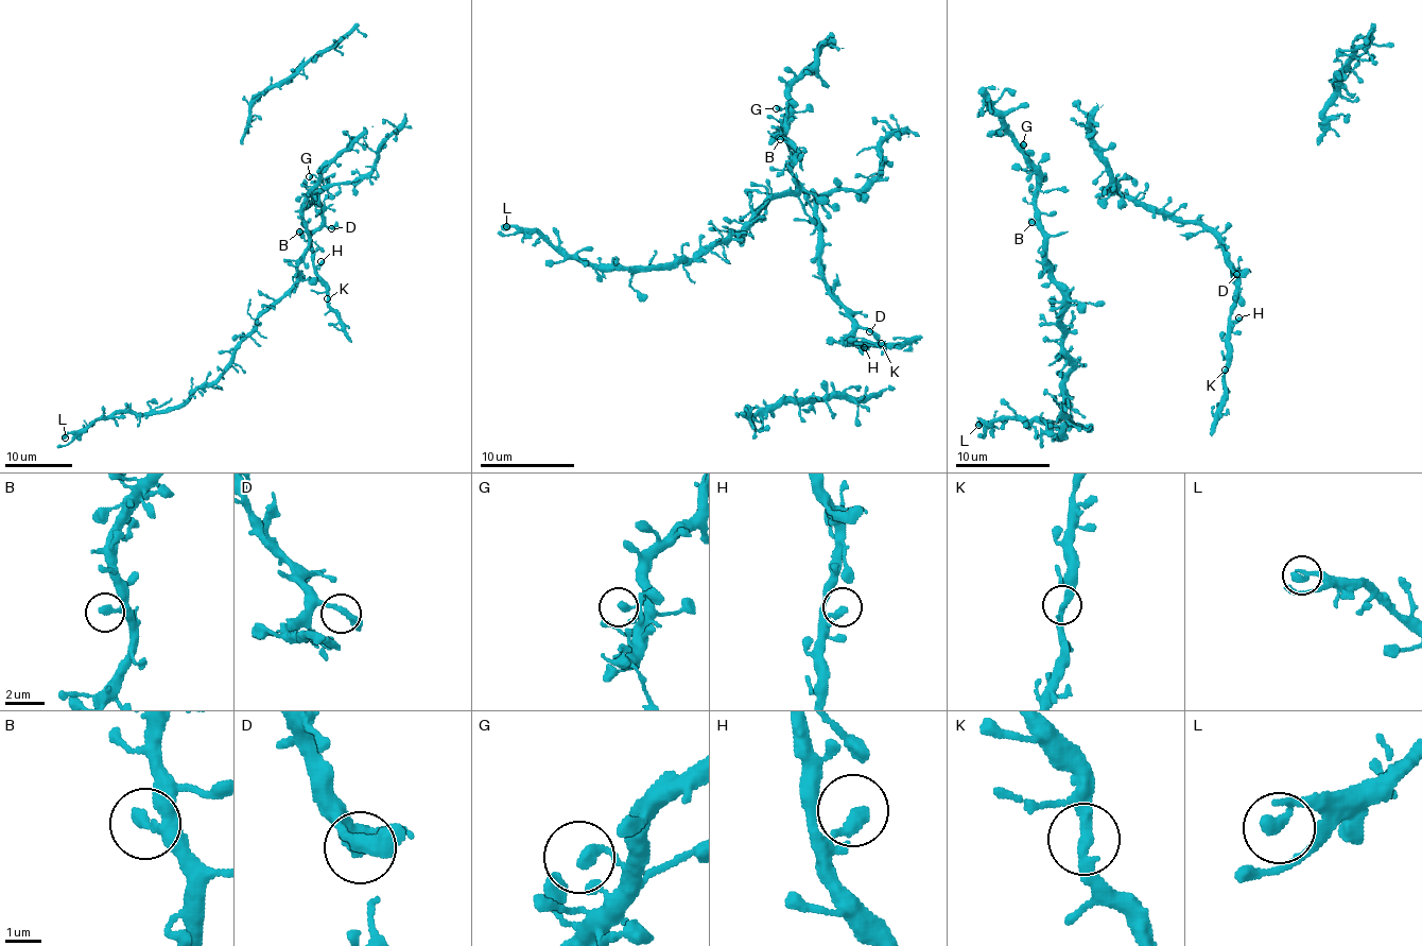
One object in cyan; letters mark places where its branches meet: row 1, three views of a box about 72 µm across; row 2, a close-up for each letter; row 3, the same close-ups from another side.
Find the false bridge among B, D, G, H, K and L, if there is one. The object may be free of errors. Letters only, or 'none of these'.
none of these

